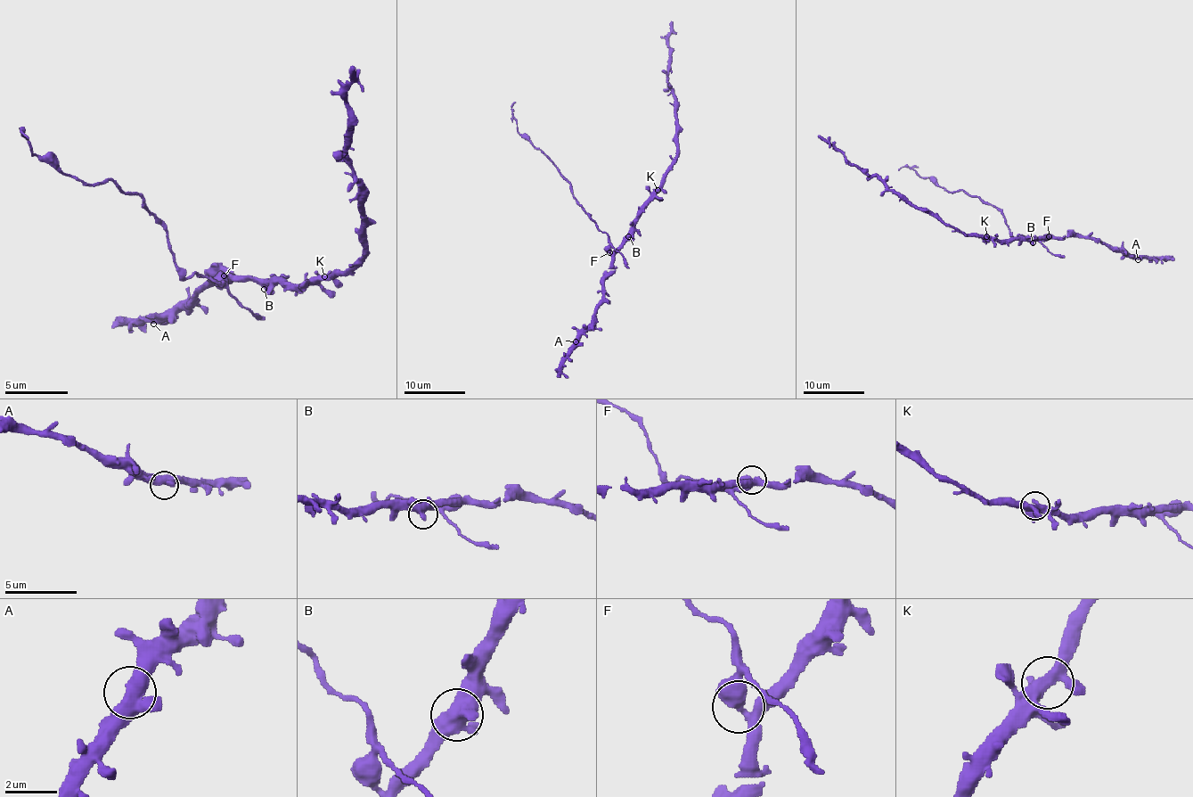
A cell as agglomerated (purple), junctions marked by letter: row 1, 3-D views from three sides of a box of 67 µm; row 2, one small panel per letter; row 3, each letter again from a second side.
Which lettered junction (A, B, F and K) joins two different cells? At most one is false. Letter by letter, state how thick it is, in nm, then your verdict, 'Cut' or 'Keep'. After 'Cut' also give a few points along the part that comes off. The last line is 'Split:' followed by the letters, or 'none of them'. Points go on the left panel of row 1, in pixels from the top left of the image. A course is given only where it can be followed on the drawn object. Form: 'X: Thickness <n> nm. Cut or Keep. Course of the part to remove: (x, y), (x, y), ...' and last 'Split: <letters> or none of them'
A: Thickness 460 nm. Keep
B: Thickness 480 nm. Keep
F: Thickness 440 nm. Cut. Course of the part to remove: (223, 276), (184, 276), (169, 232), (137, 193), (84, 184), (33, 152), (20, 130), (29, 140)
K: Thickness 400 nm. Keep
Split: F

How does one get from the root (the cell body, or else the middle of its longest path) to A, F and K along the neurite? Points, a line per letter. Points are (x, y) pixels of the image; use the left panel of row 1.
A: (267, 279), (213, 276), (191, 299), (178, 301), (153, 324)
F: (267, 279), (232, 279), (223, 276)
K: (267, 279), (276, 279), (280, 283), (318, 283), (324, 276)

